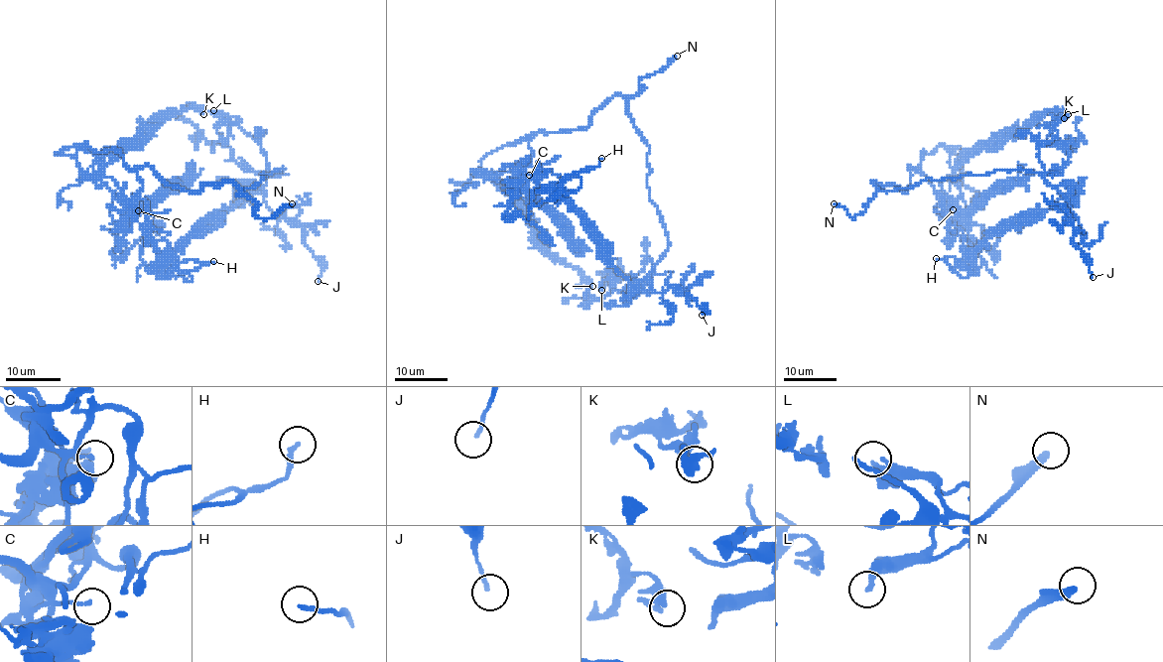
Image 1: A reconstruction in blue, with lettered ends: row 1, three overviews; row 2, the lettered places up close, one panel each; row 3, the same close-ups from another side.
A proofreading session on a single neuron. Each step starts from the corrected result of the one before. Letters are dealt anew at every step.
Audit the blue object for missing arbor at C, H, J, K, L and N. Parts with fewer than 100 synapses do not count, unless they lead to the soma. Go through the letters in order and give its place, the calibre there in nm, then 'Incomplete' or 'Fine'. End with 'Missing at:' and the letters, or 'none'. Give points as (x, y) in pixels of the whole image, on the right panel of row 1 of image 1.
C: Place: (953, 209). Thickness 150 nm. Fine
H: Place: (936, 258). Thickness 190 nm. Fine
J: Place: (1093, 277). Thickness 130 nm. Fine
K: Place: (1064, 118). Thickness 220 nm. Fine
L: Place: (1068, 114). Thickness 200 nm. Fine
N: Place: (834, 203). Thickness 260 nm. Incomplete
Missing at: N

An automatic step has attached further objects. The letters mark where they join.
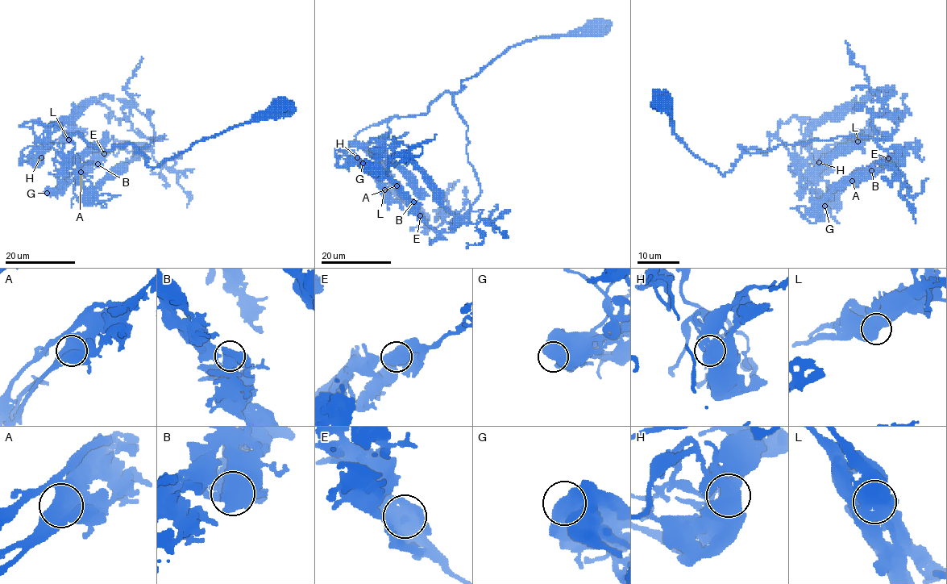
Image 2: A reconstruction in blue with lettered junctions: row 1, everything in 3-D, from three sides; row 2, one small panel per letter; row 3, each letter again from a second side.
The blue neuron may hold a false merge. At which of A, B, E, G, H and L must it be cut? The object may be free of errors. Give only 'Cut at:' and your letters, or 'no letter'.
Cut at: no letter

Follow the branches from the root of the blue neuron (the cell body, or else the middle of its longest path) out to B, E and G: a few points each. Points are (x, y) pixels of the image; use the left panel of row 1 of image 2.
B: (276, 109), (157, 167), (147, 167), (131, 143), (100, 149), (76, 133), (58, 186), (97, 164)
E: (276, 109), (157, 167), (147, 167), (131, 143), (100, 149), (76, 133), (58, 186), (104, 153)
G: (276, 109), (157, 167), (147, 167), (131, 143), (100, 149), (76, 133), (59, 183), (47, 193)

